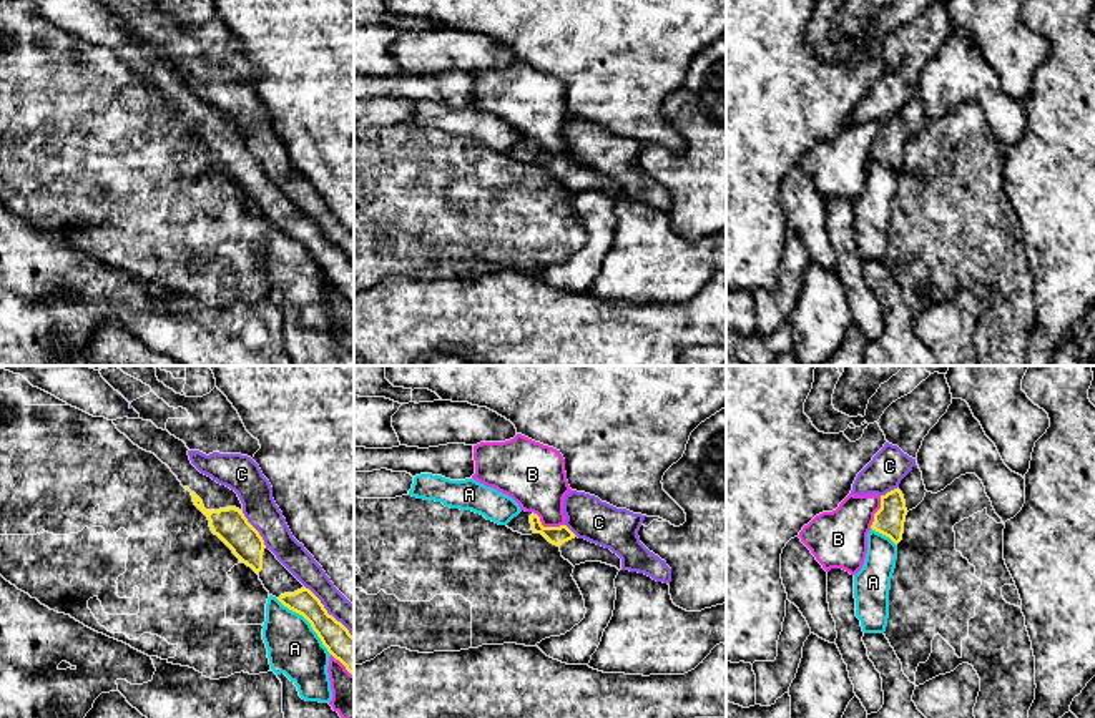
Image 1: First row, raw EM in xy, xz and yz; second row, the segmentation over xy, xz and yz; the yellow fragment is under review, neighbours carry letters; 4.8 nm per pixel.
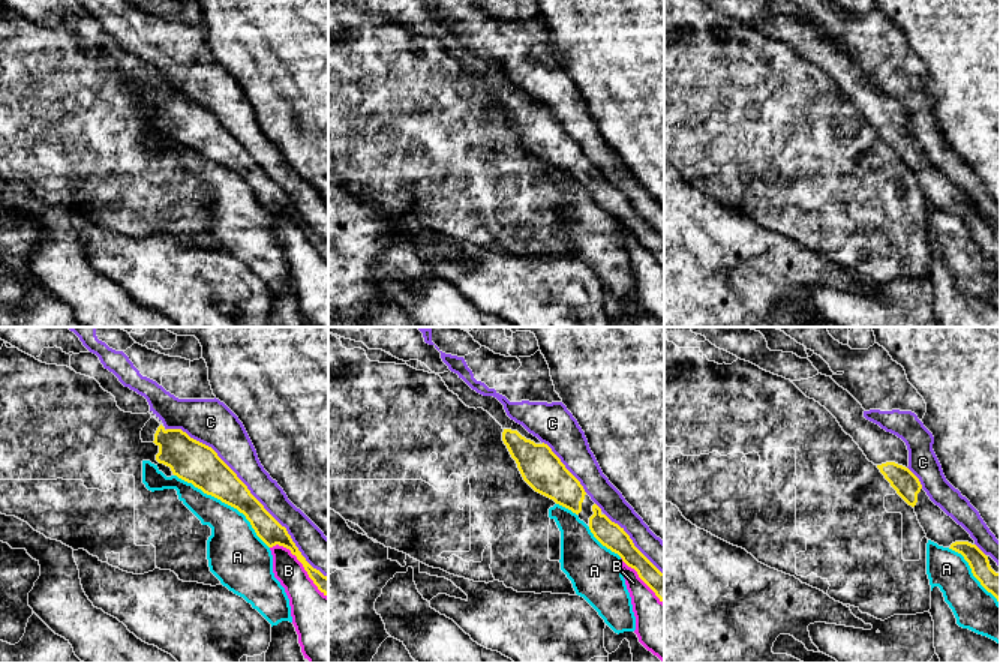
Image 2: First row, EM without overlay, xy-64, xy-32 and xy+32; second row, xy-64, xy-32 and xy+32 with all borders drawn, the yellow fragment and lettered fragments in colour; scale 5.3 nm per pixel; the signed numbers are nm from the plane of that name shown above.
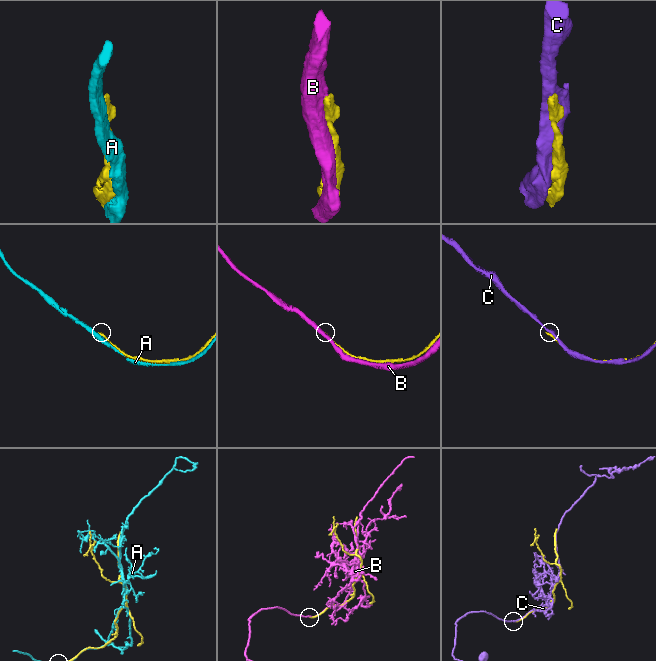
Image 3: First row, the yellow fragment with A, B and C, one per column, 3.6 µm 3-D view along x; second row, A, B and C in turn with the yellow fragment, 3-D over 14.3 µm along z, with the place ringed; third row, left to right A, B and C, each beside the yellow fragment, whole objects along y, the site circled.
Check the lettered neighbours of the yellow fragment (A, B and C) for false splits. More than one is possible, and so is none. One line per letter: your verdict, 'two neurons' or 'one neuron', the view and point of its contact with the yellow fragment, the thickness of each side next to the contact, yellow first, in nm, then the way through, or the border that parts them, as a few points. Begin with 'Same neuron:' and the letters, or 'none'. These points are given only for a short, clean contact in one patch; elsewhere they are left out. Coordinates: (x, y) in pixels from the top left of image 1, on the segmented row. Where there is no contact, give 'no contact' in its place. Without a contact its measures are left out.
Same neuron: none
A: two neurons | xy (308, 620) | 150/260 nm
B: two neurons | xz (547, 527) | 90/300 nm
C: two neurons | xy (255, 529) | 160/160 nm

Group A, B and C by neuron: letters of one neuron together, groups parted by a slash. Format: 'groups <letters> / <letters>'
groups A / B / C

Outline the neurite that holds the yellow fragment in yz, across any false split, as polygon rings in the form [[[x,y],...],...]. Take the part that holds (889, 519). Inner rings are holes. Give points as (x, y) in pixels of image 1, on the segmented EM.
[[[917,465],[901,480],[899,487],[881,495],[881,509],[874,514],[872,530],[889,537],[896,545],[902,540],[904,522],[909,510],[926,497],[922,472]]]

